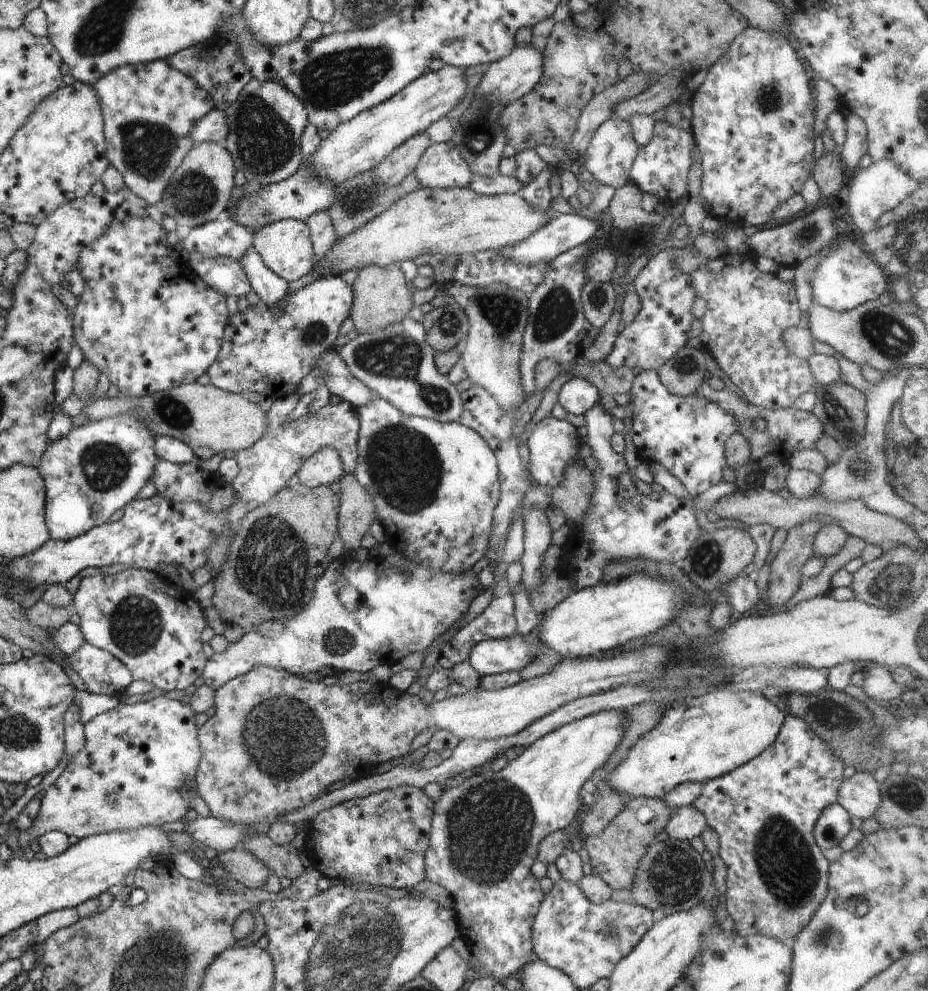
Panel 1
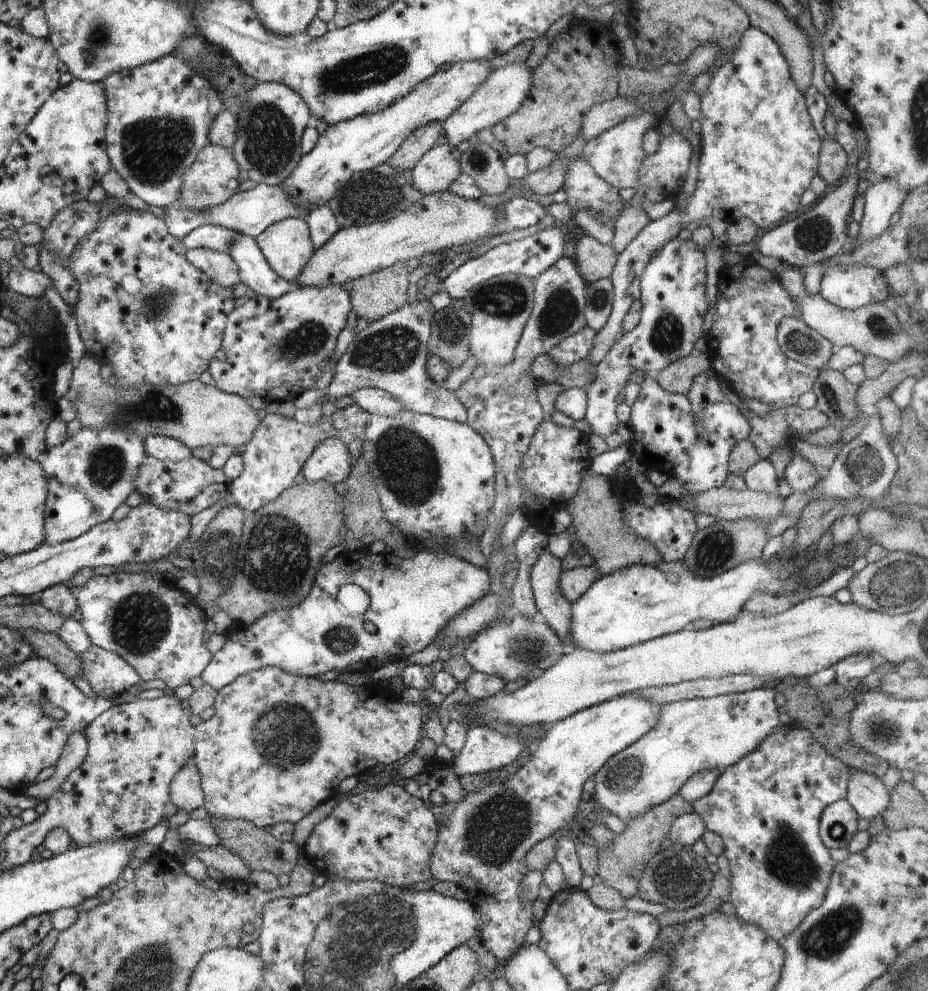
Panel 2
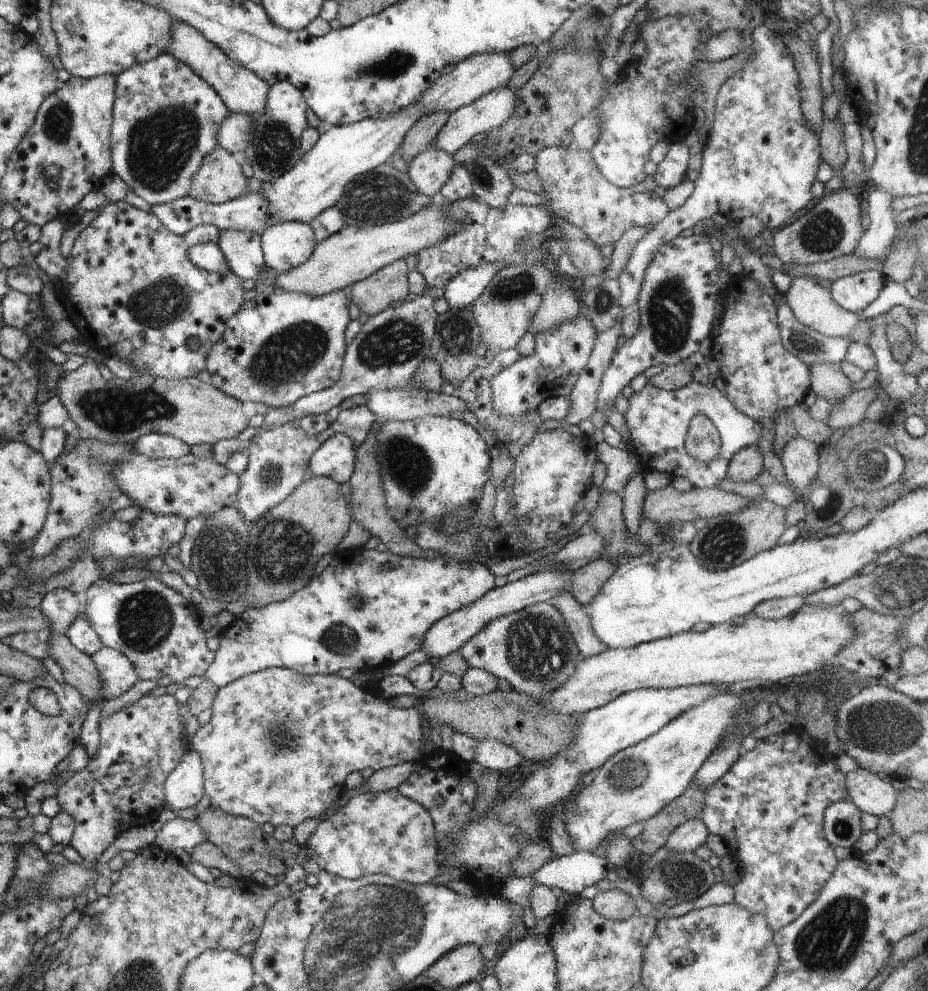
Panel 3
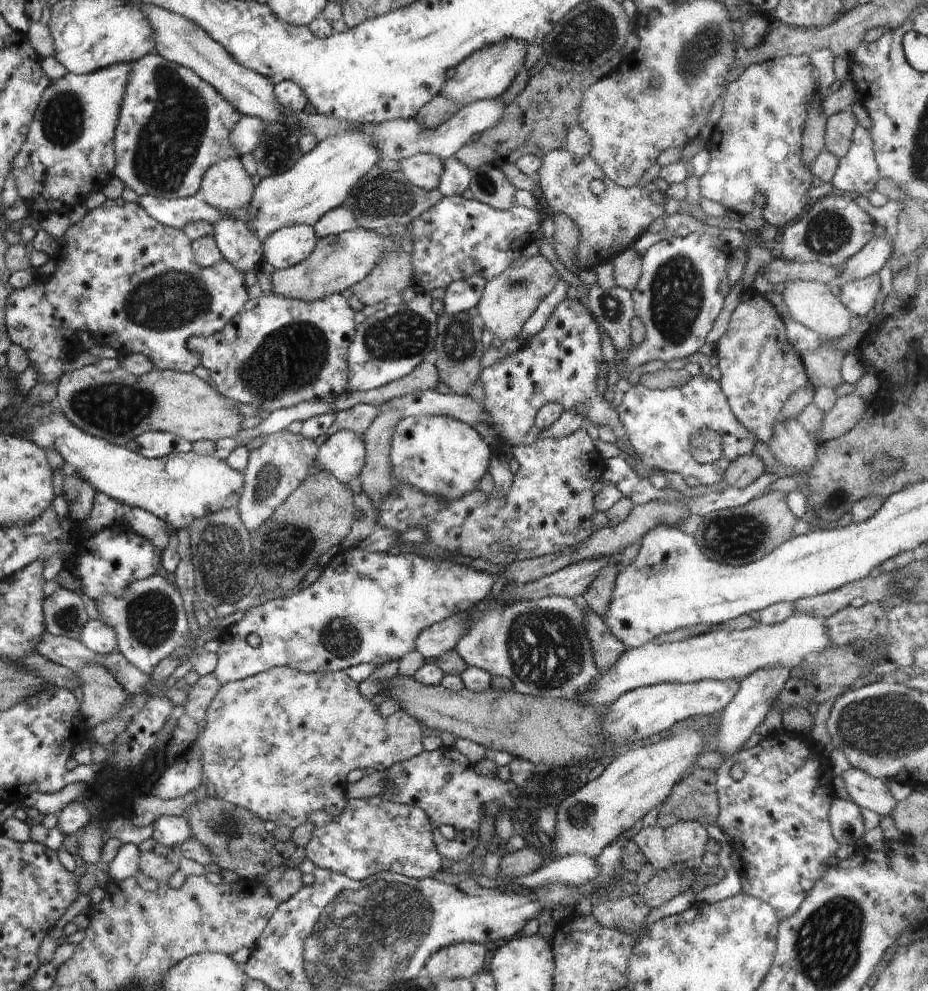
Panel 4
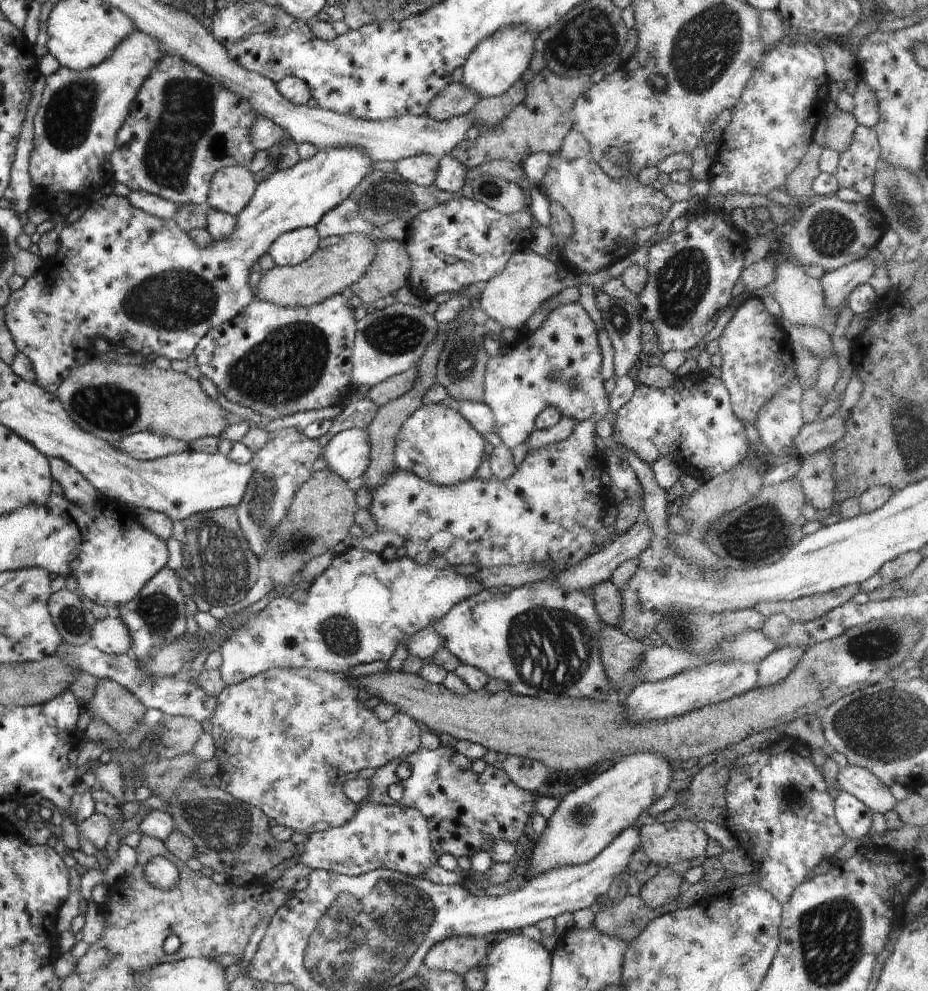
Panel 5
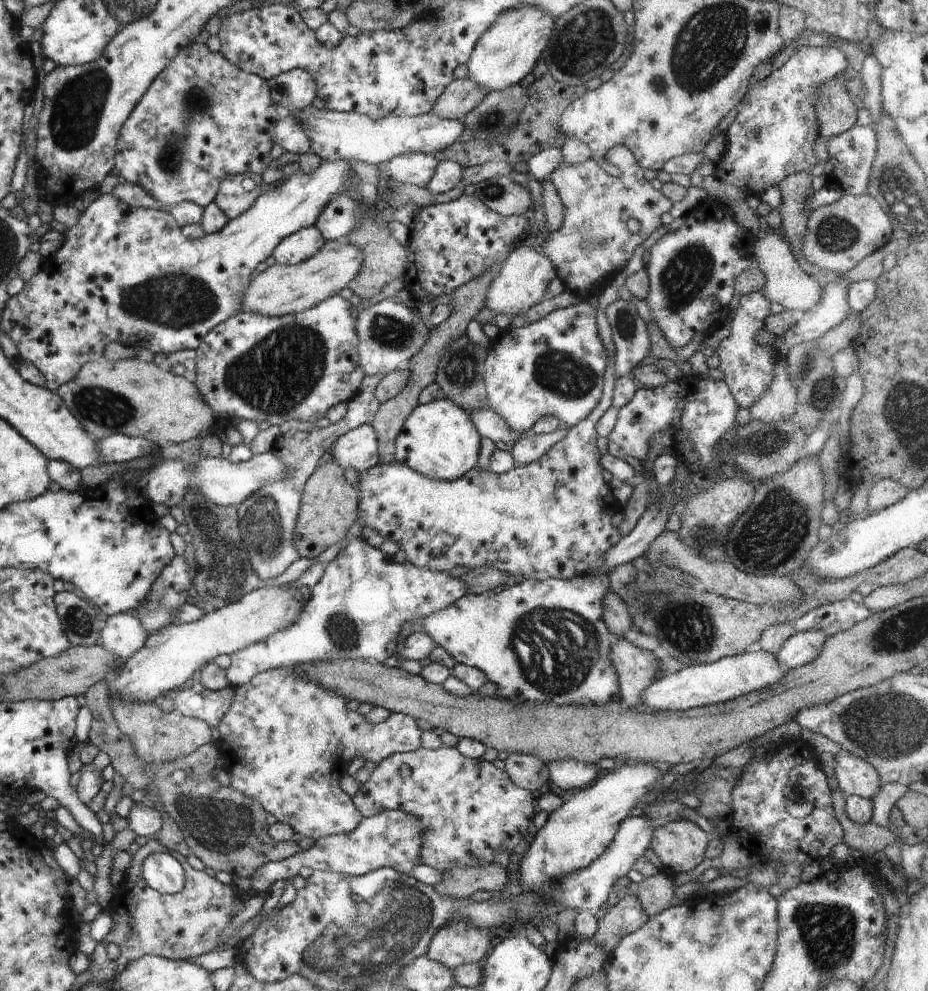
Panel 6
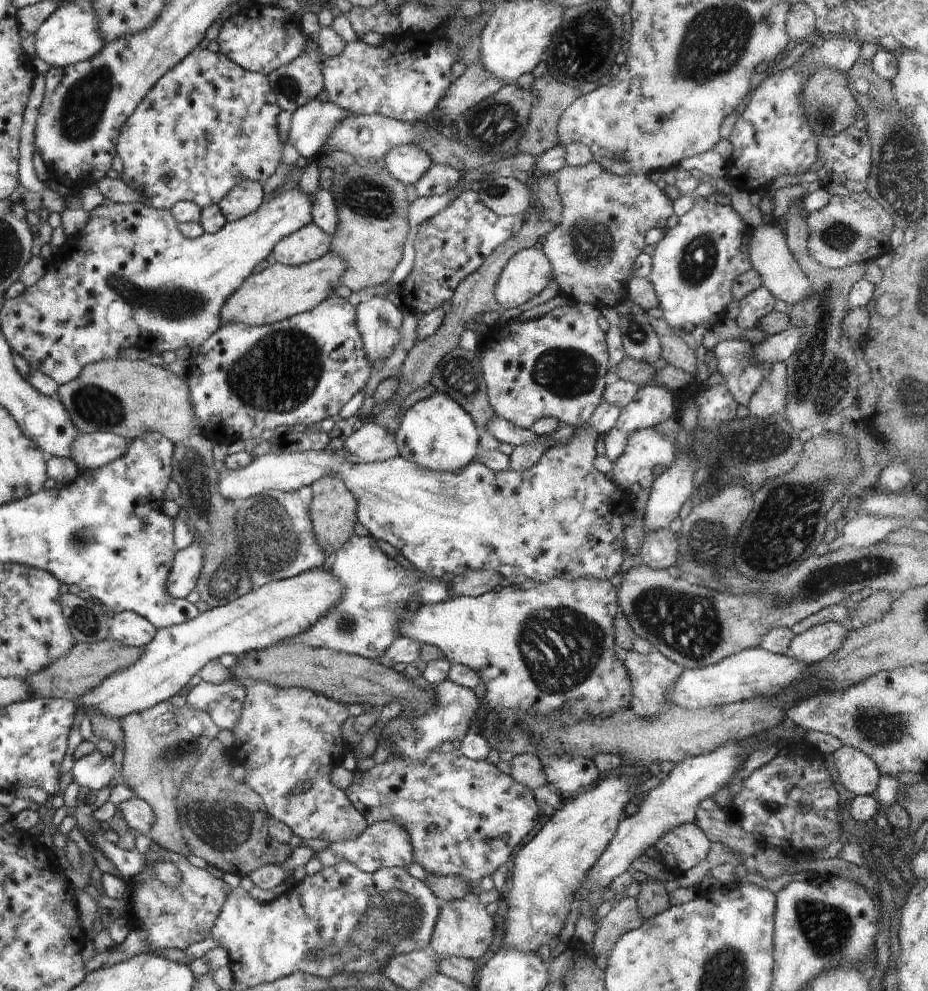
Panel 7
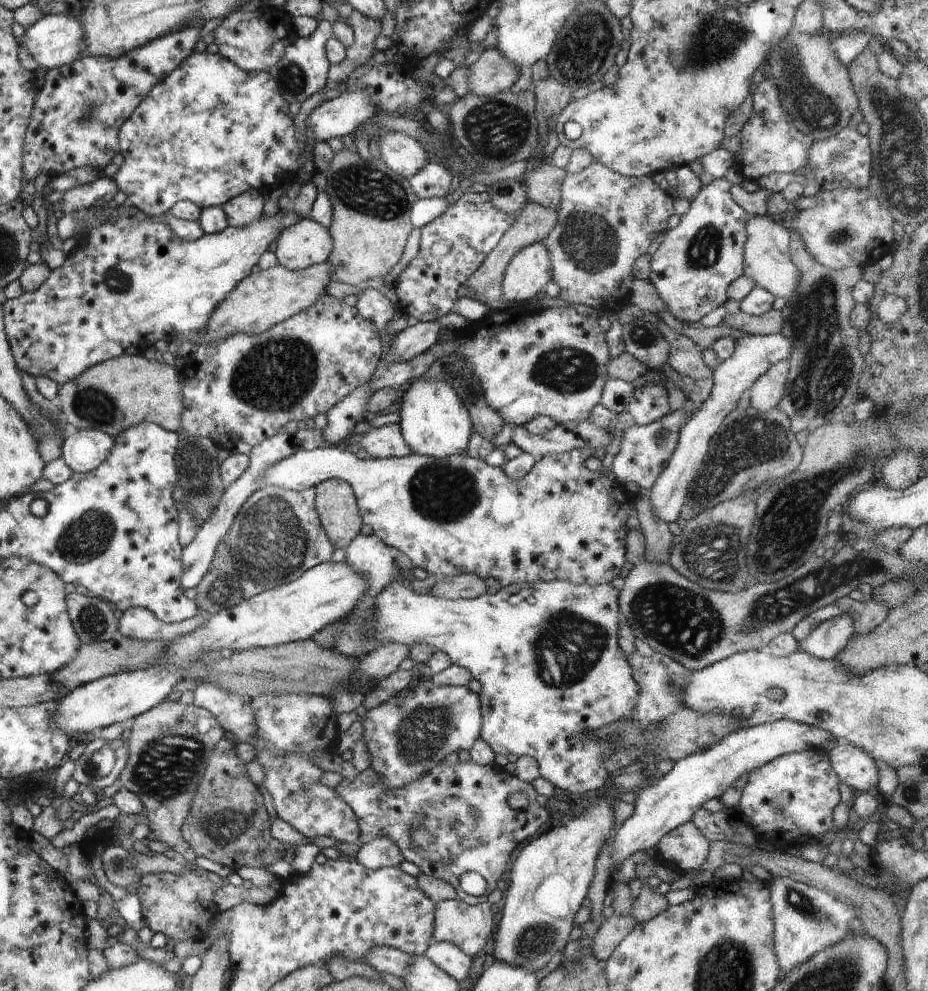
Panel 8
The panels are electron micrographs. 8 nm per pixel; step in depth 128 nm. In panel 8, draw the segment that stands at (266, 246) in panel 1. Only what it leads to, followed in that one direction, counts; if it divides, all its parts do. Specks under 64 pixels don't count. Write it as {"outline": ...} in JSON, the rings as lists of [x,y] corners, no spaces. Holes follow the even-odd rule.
{"outline":[[[300,219],[278,236],[277,264],[291,271],[326,263],[333,249],[329,229],[312,219]]]}

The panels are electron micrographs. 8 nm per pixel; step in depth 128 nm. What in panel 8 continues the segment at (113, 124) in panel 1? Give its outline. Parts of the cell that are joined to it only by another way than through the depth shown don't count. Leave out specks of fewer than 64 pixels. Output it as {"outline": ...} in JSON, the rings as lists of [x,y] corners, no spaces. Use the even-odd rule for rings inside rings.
{"outline":[[[192,51],[188,58],[185,58],[184,62],[180,63],[180,66],[172,70],[162,82],[156,83],[152,87],[148,96],[142,100],[136,107],[136,110],[130,115],[130,118],[124,123],[122,137],[125,147],[124,151],[121,151],[124,161],[119,166],[112,180],[116,183],[119,190],[128,195],[130,205],[148,216],[156,217],[168,213],[172,205],[181,200],[194,202],[194,204],[203,209],[204,207],[221,207],[225,202],[250,189],[264,191],[267,186],[276,184],[276,174],[281,172],[297,172],[309,160],[308,152],[301,152],[298,149],[298,141],[294,136],[294,119],[288,115],[288,107],[289,104],[282,98],[269,71],[249,73],[232,64],[219,52],[210,54],[207,51]]]}

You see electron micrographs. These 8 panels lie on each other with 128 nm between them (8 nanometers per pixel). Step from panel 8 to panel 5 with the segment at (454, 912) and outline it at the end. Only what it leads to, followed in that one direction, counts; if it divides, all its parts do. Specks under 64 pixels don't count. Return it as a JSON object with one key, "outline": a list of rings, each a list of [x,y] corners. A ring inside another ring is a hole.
{"outline":[[[451,936],[436,943],[425,956],[423,964],[429,969],[465,975],[471,968],[482,966],[489,953],[484,937]]]}

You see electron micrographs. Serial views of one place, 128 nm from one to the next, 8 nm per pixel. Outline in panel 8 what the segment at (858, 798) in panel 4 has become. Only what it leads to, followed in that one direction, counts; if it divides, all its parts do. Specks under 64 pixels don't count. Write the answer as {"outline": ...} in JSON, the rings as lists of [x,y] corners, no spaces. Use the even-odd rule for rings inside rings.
{"outline":[[[837,739],[837,746],[827,751],[834,772],[841,782],[857,793],[867,792],[879,782],[878,768],[868,752]]]}

